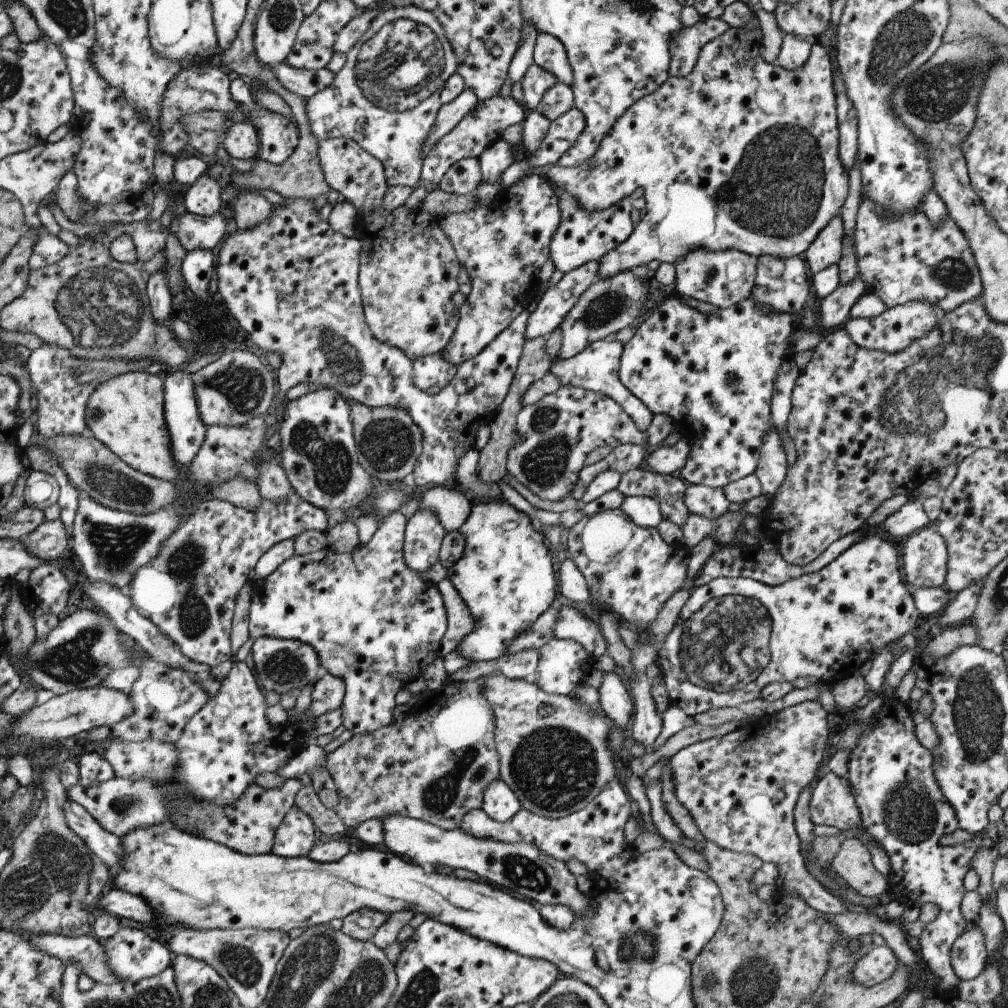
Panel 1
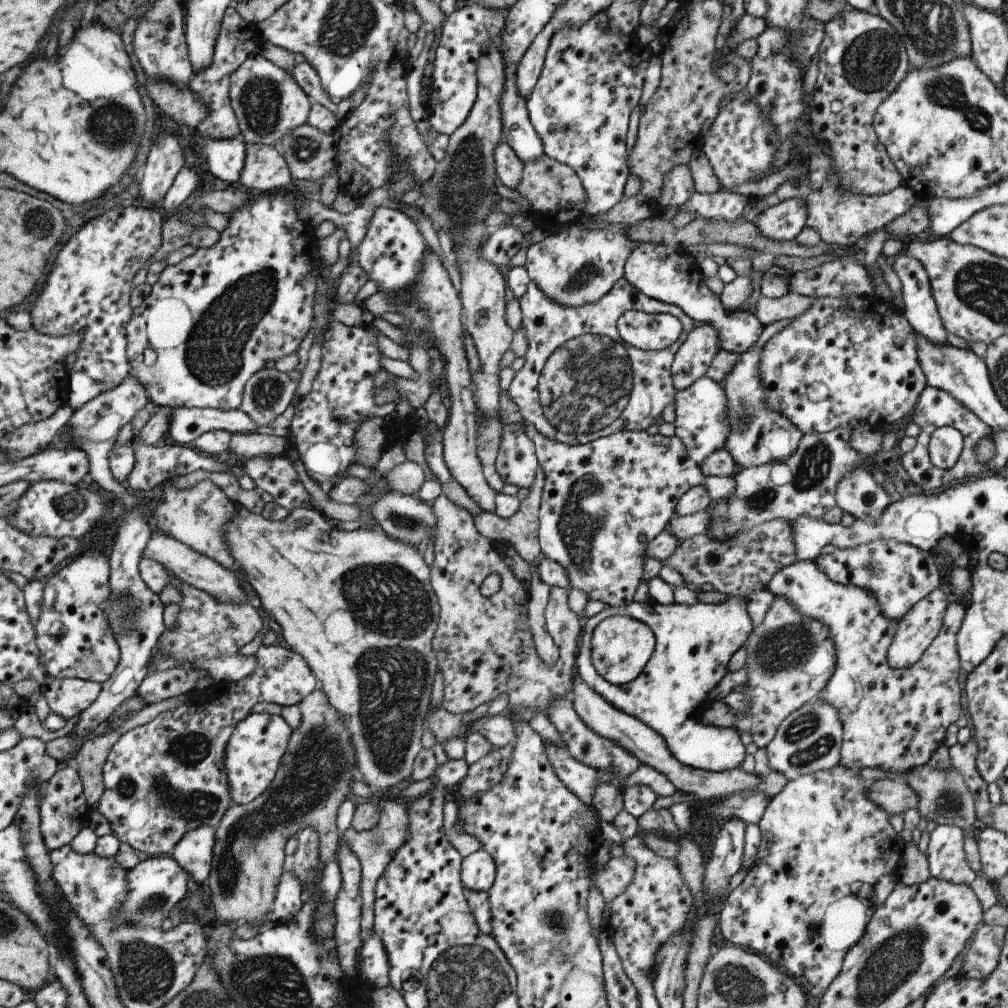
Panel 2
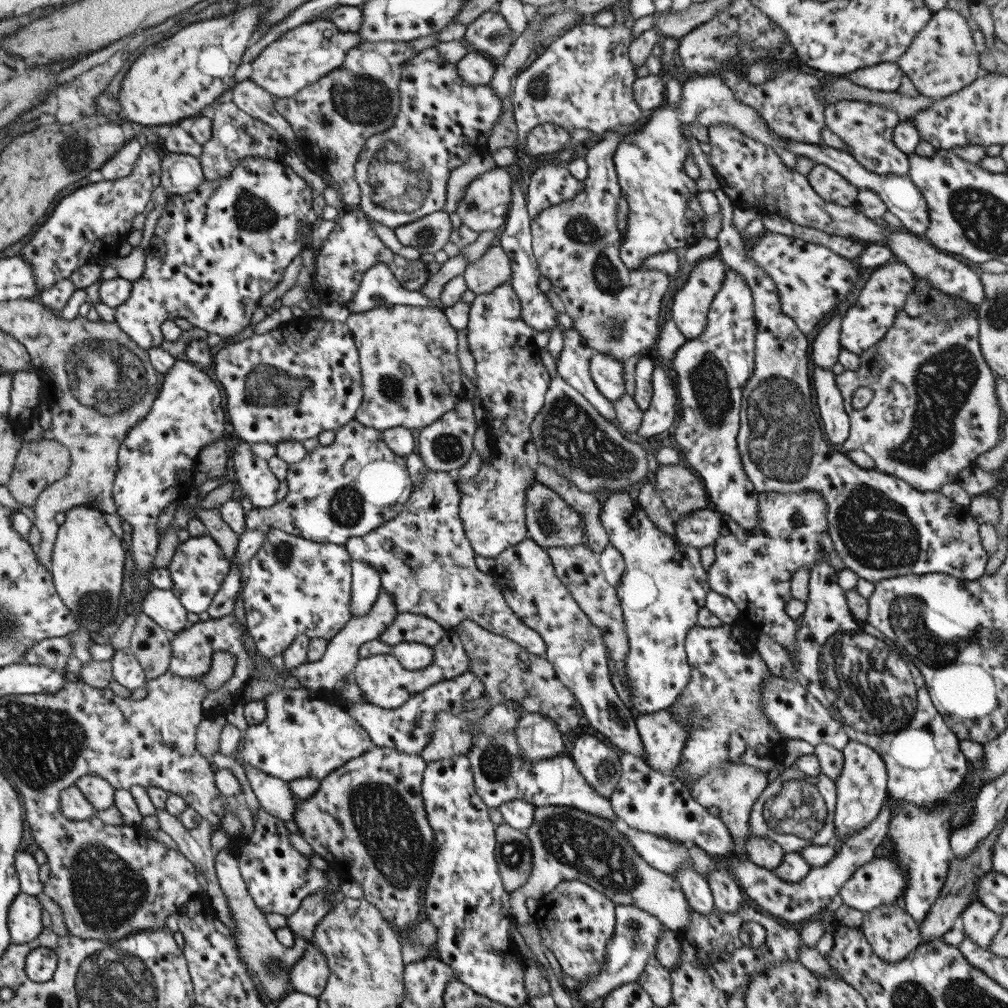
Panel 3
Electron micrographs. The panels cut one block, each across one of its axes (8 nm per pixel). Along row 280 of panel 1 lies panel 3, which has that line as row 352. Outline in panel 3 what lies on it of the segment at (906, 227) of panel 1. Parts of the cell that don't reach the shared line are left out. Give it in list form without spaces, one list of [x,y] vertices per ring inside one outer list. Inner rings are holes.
[[[953,295],[950,301],[962,310],[954,320],[942,320],[932,310],[925,316],[910,317],[899,309],[878,342],[858,354],[859,366],[834,376],[850,424],[847,438],[838,449],[864,452],[874,462],[876,471],[896,476],[920,492],[939,491],[944,484],[955,483],[966,466],[998,444],[1001,433],[995,375],[986,365],[978,345],[976,305],[967,305],[967,301]],[[859,387],[871,389],[872,397],[863,408],[854,409],[850,402]]]

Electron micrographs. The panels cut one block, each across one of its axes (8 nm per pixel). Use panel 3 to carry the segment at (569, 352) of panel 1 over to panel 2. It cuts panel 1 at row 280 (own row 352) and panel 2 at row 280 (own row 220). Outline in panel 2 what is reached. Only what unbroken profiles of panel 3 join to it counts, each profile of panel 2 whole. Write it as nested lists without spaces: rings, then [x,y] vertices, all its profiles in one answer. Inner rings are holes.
[[[611,223],[603,228],[589,229],[575,224],[547,234],[543,240],[526,248],[523,267],[529,280],[563,307],[575,308],[597,302],[618,278],[624,276],[625,259],[637,245],[626,235],[628,226],[631,225]]]

